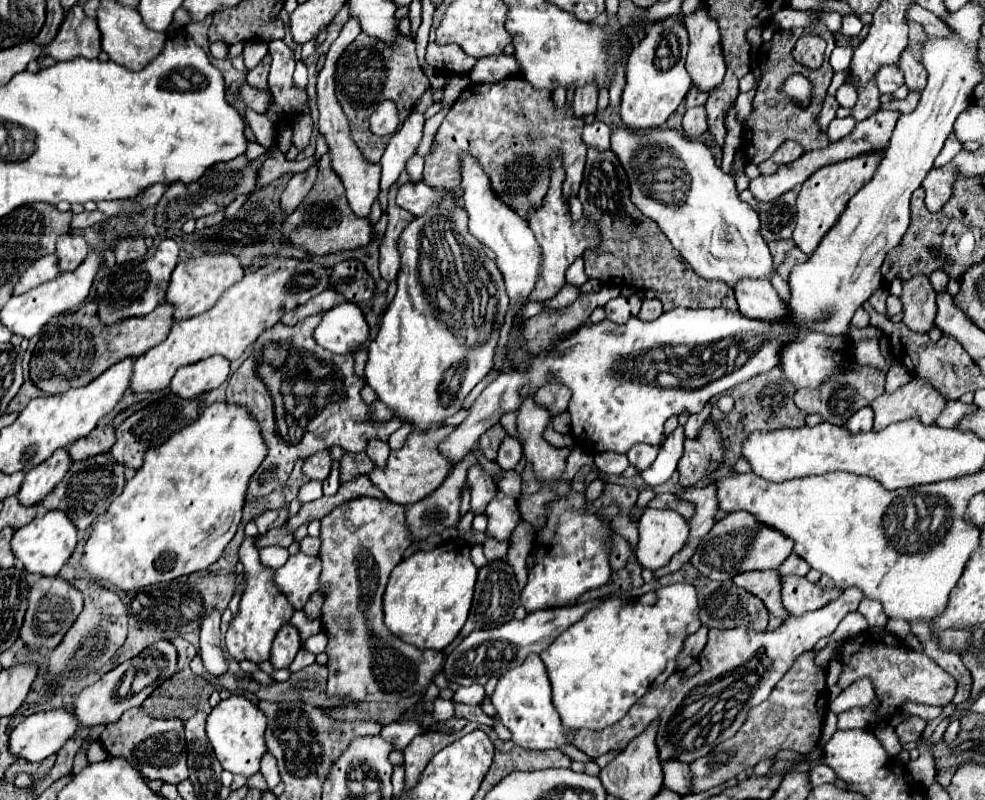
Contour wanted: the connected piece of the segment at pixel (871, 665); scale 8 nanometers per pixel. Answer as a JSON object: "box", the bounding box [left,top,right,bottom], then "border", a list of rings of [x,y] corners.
{"box":[837,627,957,729],"border":[[[869,627],[861,635],[847,639],[841,647],[841,657],[843,657],[845,669],[839,677],[839,685],[847,687],[859,677],[871,677],[875,691],[877,691],[877,699],[871,707],[865,707],[865,709],[857,707],[857,709],[849,709],[841,713],[837,721],[839,729],[865,729],[869,725],[887,723],[887,719],[897,711],[897,707],[903,701],[943,707],[951,703],[951,699],[955,697],[957,681],[943,667],[939,667],[933,659],[929,659],[925,653],[913,651],[911,647],[899,643],[899,639],[891,635],[887,629]]]}

